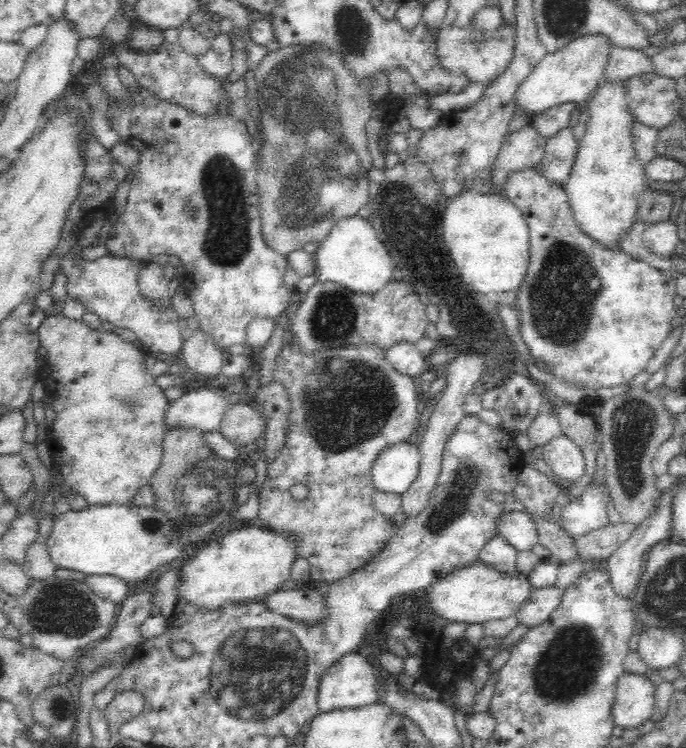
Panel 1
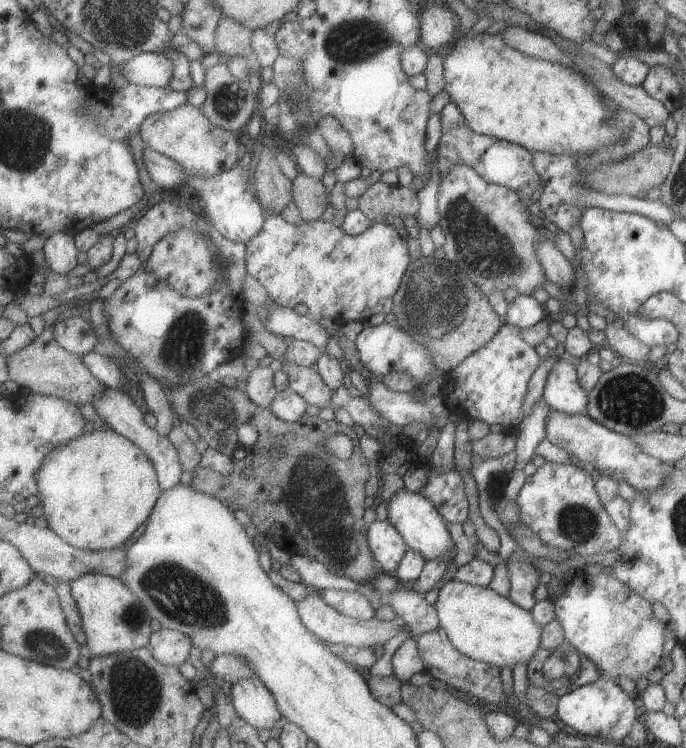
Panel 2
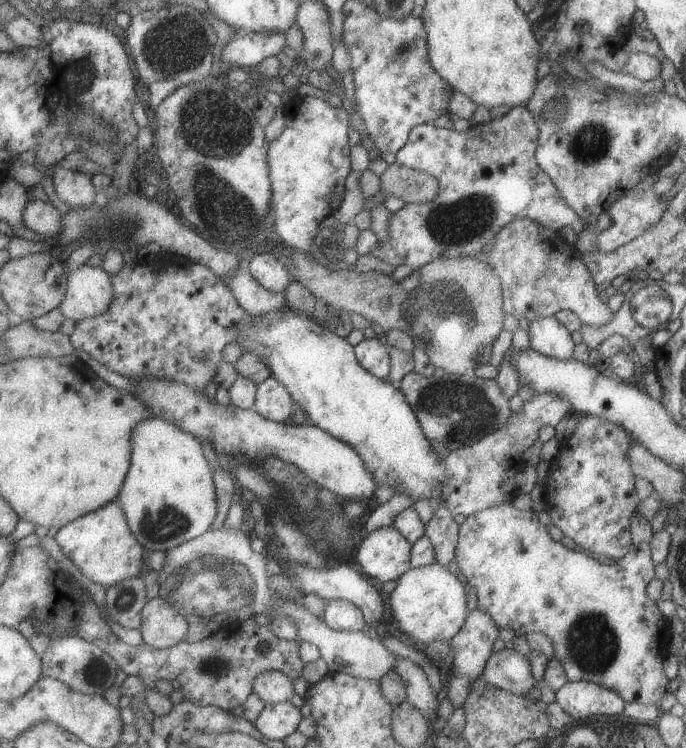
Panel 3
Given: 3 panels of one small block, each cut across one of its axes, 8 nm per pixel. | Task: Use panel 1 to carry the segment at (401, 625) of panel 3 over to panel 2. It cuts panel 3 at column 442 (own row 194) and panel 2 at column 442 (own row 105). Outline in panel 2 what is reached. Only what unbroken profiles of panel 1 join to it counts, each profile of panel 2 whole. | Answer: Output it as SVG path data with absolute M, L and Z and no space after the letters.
M456 578L442 583L435 605L441 627L445 629L457 650L467 656L500 668L528 664L541 649L543 627L533 618L533 614L513 600L500 595L492 588L474 585Z

